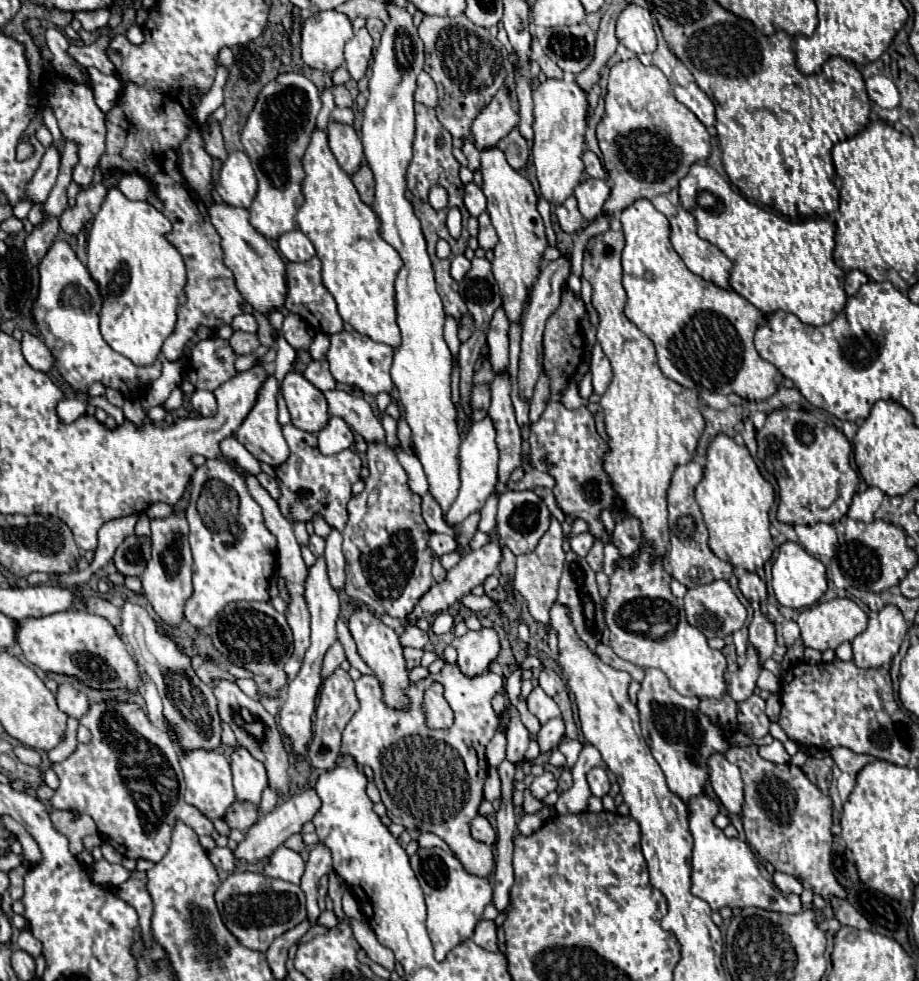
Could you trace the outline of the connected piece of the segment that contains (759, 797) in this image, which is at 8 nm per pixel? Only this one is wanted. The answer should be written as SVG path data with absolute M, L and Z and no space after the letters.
M730 746L726 752L728 762L736 764L742 772L744 782L744 804L742 804L742 824L750 846L778 872L790 874L820 894L824 900L830 896L846 898L844 888L832 874L830 854L832 854L832 800L822 794L806 774L794 764L774 764L756 752L756 746Z

